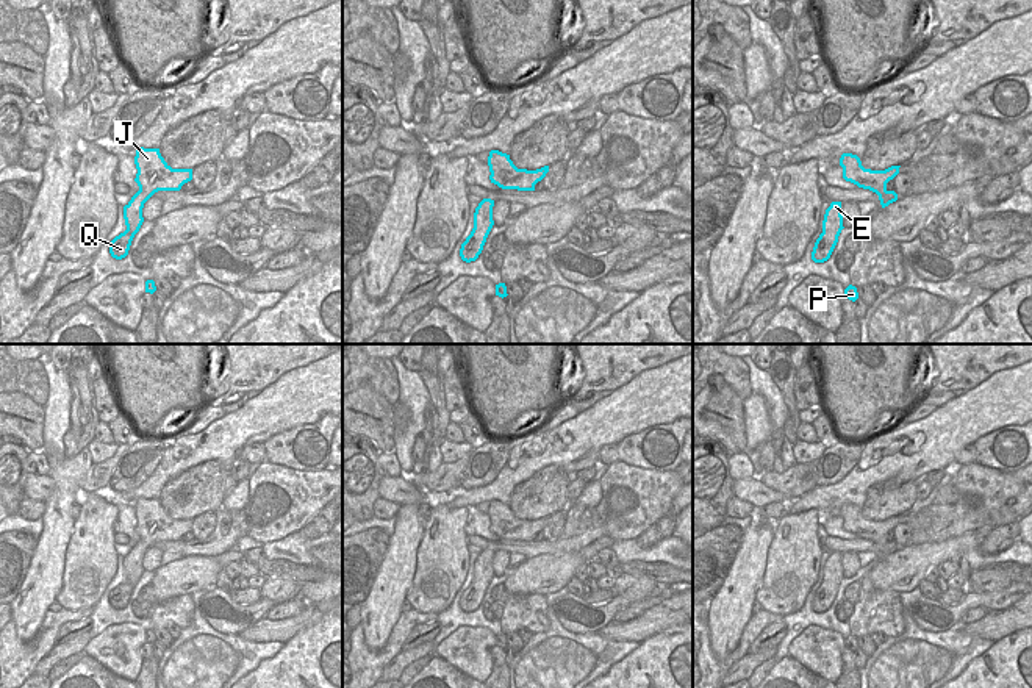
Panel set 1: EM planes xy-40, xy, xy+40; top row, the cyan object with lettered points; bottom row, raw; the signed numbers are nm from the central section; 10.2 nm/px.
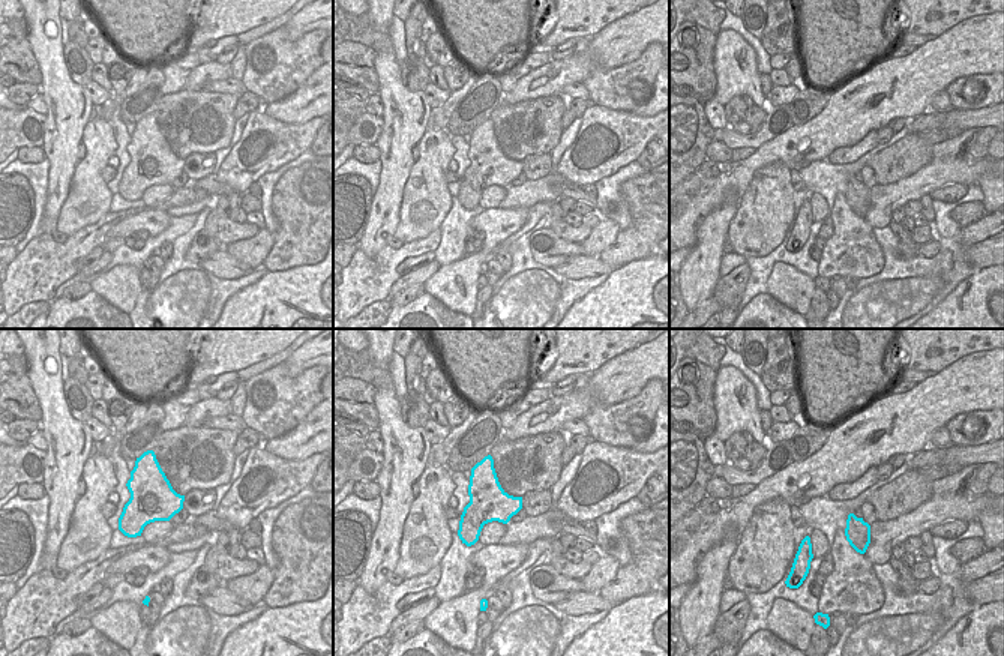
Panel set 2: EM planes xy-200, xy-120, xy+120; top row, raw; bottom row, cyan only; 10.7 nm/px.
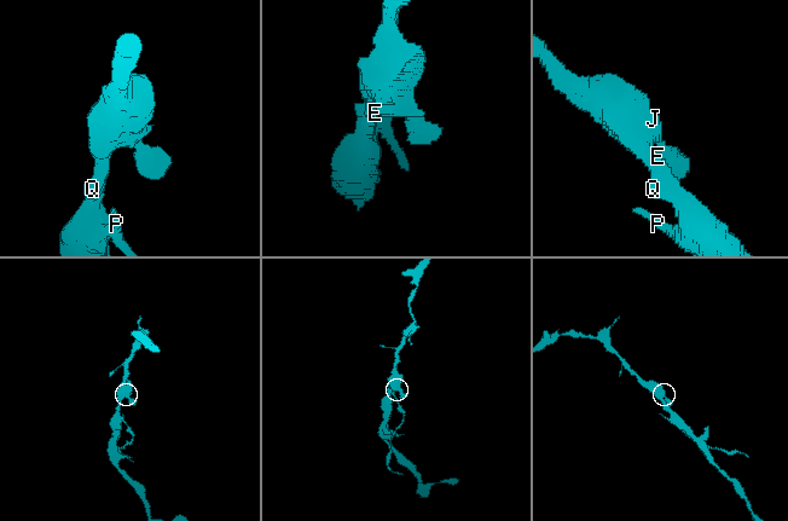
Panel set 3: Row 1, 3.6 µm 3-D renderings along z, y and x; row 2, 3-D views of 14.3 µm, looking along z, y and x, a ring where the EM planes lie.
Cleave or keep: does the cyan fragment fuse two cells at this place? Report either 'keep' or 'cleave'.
keep

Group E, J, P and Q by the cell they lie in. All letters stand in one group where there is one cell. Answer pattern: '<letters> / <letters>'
E J P Q

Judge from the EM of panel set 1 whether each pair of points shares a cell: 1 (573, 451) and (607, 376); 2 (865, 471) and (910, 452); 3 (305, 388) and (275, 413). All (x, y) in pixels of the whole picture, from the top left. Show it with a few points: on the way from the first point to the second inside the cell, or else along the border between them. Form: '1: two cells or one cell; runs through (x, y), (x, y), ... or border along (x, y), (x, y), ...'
1: two cells; border along (644, 371), (640, 371), (613, 391)
2: one cell; runs through (876, 465), (885, 455), (899, 455)
3: one cell; runs through (297, 396), (283, 405)

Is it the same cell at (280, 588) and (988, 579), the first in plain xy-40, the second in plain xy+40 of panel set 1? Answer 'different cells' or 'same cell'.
same cell

